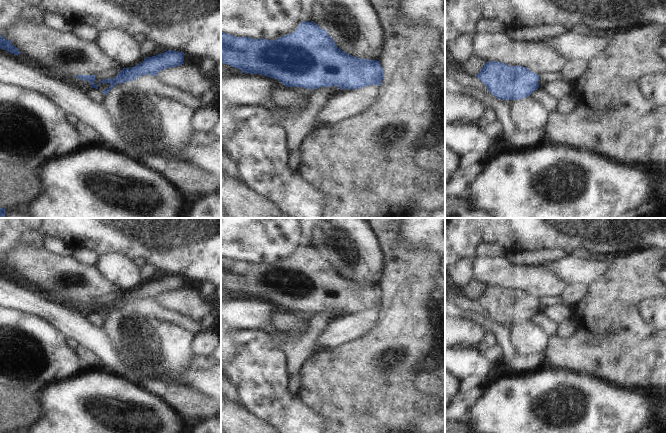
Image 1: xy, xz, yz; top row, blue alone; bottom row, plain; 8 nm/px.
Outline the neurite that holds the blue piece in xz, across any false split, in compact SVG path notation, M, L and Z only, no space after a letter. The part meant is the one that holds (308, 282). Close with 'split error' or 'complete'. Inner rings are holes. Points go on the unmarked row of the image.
M302 245L294 256L275 264L236 261L221 256L221 286L239 293L241 297L277 303L285 311L317 313L337 310L340 314L351 314L370 309L380 310L383 304L379 285L345 277L336 270L327 255L313 245Z; complete

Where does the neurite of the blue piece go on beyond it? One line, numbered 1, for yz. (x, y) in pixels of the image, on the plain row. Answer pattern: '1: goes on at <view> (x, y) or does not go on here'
1: does not go on here

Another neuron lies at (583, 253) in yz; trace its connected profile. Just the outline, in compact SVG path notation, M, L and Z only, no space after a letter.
M579 248L575 250L572 255L584 260L588 260L592 258L593 252L590 249Z

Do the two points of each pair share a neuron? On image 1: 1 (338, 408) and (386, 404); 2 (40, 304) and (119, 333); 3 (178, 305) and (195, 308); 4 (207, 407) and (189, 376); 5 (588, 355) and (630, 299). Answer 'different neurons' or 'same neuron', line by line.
1: same neuron
2: different neurons
3: same neuron
4: different neurons
5: same neuron

